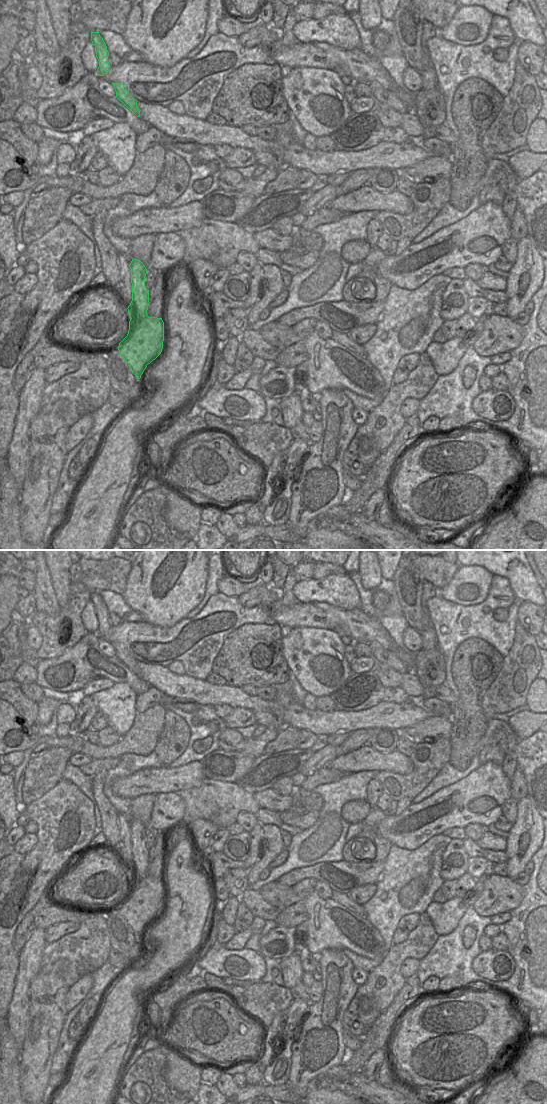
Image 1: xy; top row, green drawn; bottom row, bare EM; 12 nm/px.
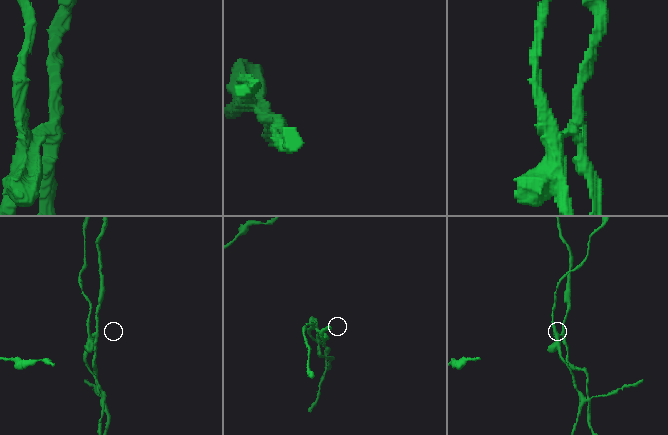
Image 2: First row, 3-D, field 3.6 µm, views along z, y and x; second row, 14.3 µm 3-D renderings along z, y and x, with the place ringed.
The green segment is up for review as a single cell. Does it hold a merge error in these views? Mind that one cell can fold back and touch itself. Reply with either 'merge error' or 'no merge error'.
merge error

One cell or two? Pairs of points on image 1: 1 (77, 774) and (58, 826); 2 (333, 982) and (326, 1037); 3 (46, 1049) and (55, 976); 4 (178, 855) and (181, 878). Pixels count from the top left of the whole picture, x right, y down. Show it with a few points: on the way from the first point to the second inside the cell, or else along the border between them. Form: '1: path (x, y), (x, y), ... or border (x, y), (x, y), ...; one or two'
1: border (62, 778), (71, 781), (90, 800); two
2: path (333, 996), (333, 1003), (326, 1015), (326, 1023); one
3: path (46, 1031), (47, 1004), (51, 1000), (51, 994); one
4: path (178, 861), (178, 872); one

